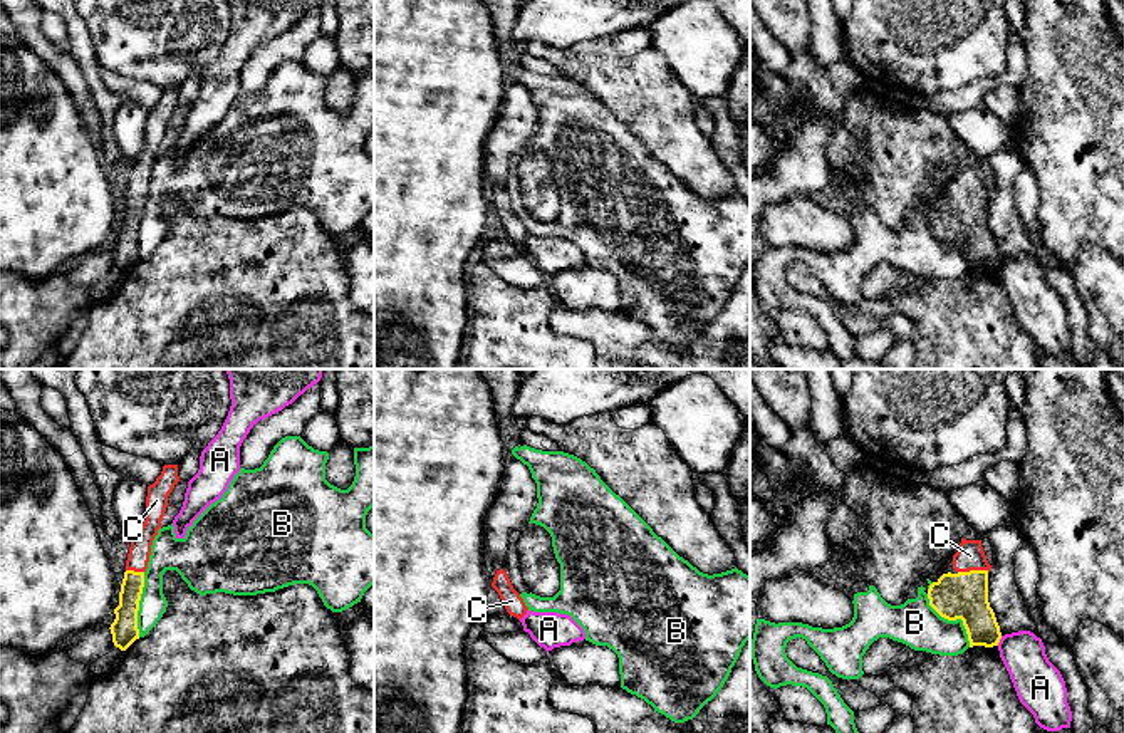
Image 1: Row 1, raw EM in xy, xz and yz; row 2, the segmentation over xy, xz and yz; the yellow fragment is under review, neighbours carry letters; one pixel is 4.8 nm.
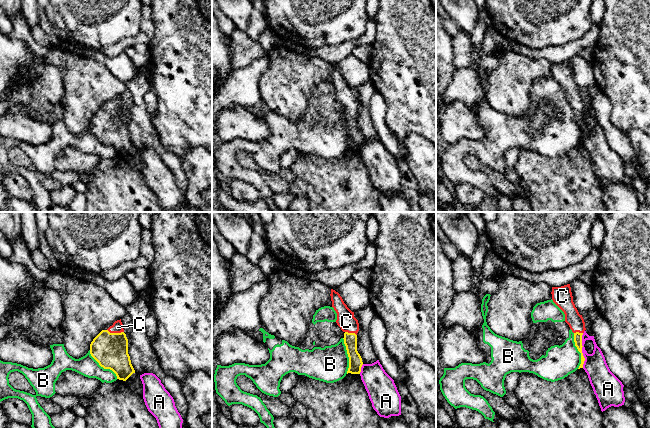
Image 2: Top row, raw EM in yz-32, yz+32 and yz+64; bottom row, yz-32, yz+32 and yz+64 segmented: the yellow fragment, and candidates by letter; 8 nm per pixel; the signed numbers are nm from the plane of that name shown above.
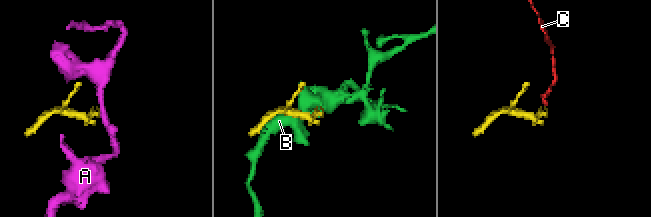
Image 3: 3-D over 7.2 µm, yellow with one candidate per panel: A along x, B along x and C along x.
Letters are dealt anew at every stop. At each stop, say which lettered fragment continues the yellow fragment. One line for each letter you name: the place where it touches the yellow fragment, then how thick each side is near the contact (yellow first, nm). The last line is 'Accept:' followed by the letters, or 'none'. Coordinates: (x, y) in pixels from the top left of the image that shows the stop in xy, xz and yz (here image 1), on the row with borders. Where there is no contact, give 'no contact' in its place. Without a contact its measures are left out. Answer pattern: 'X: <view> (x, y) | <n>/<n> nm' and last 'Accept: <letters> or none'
C: yz (973, 571) | 220/140 nm
Accept: C

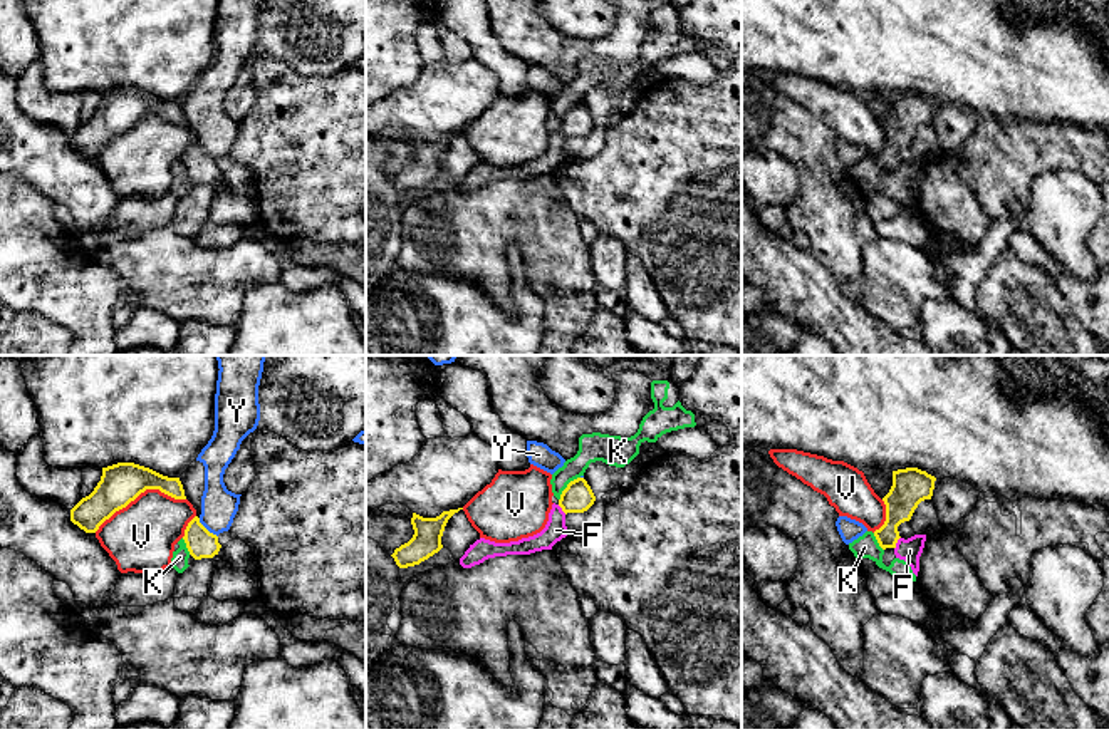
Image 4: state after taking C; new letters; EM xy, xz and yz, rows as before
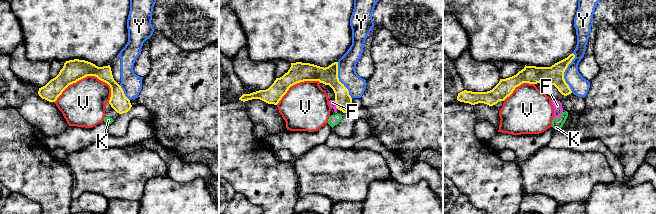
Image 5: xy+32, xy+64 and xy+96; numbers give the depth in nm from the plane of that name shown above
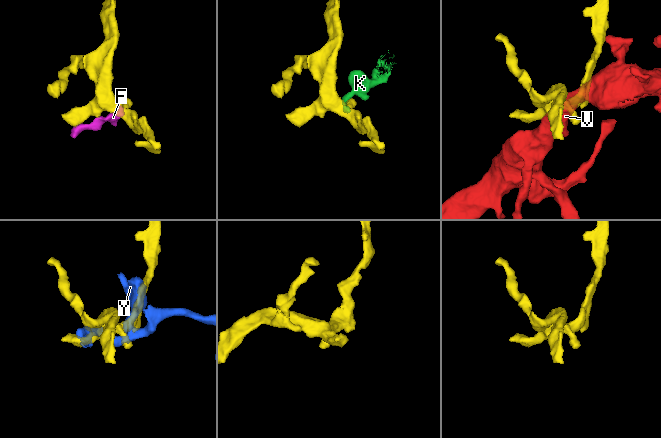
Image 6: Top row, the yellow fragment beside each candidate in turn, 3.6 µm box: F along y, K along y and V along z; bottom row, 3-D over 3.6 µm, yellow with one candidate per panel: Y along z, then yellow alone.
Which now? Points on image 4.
Accept: none

